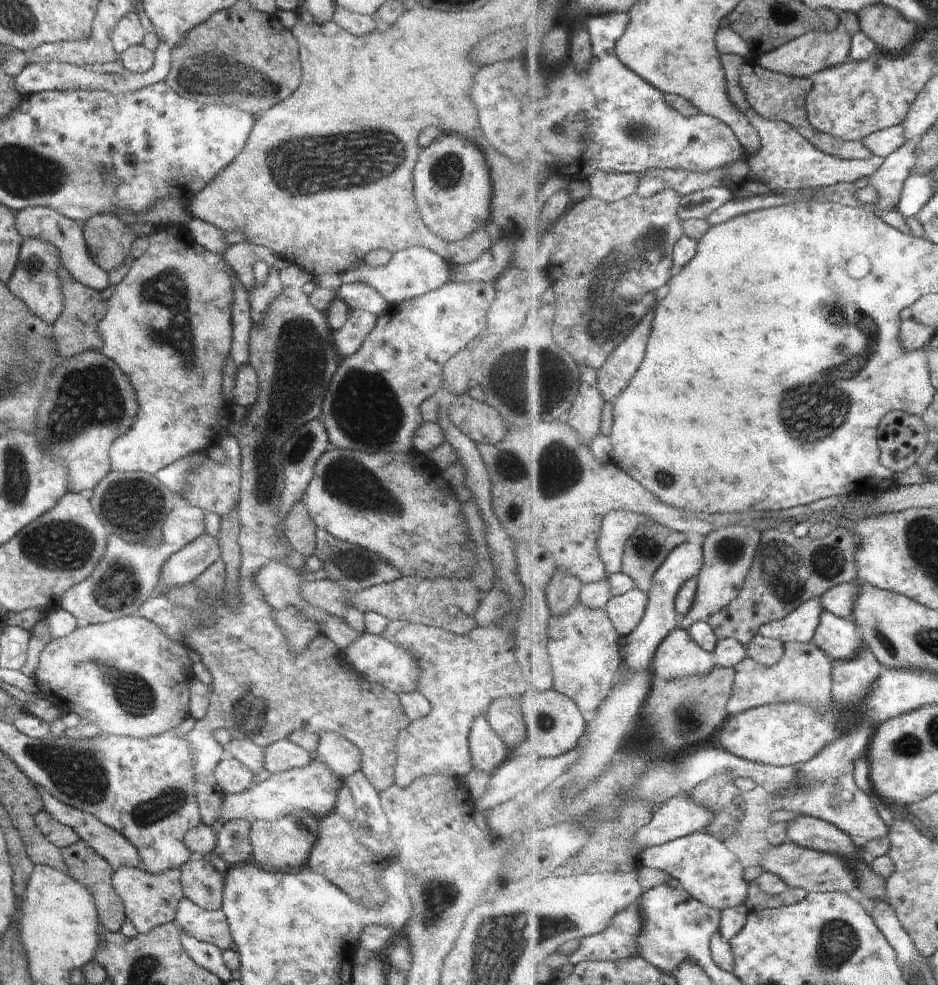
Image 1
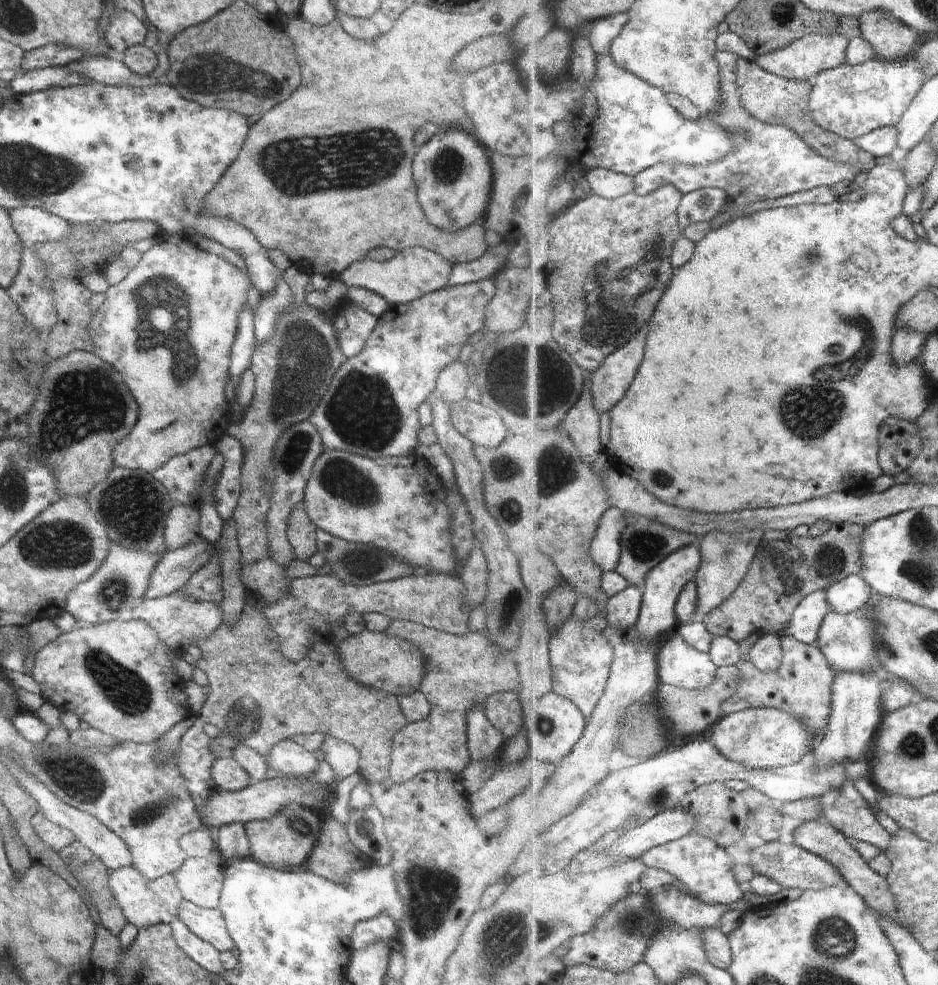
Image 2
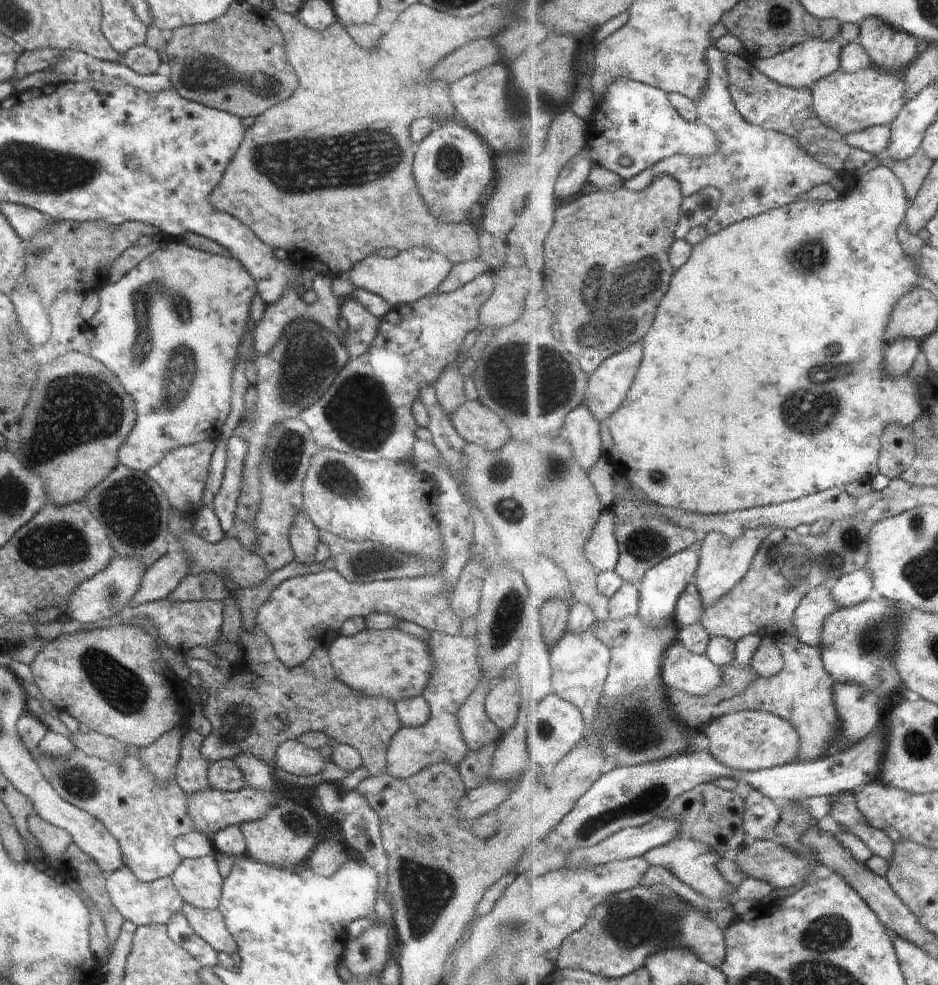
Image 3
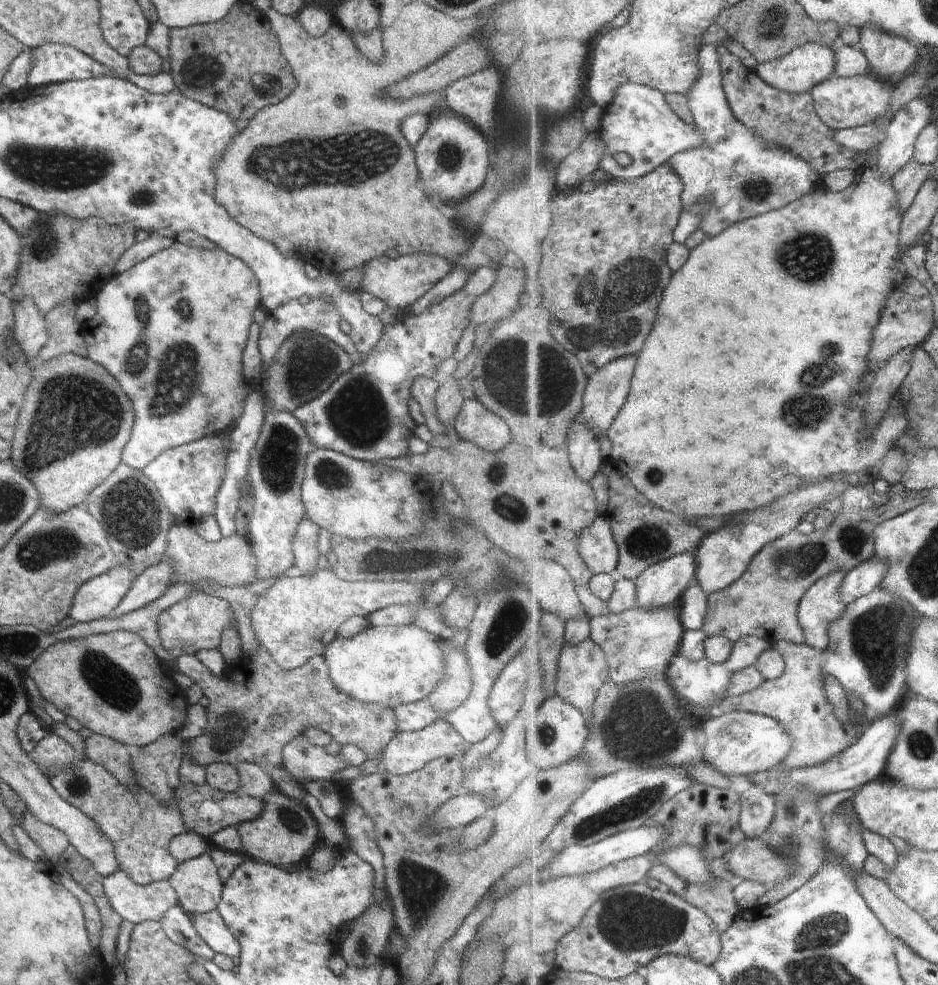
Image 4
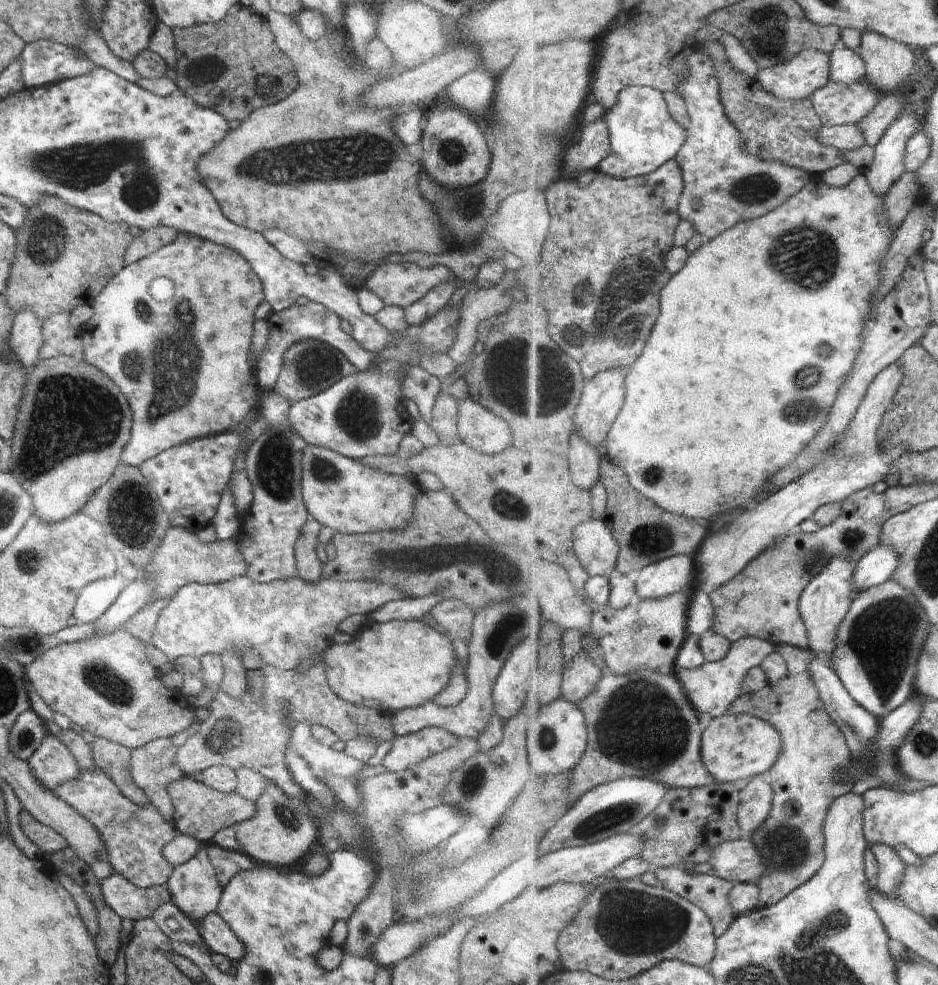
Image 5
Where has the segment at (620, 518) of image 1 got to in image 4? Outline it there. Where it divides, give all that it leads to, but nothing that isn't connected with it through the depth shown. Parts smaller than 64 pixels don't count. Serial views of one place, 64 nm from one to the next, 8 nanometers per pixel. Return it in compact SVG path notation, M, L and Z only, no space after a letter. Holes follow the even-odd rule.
M605 515L582 534L582 556L595 574L617 573L621 557L612 522Z

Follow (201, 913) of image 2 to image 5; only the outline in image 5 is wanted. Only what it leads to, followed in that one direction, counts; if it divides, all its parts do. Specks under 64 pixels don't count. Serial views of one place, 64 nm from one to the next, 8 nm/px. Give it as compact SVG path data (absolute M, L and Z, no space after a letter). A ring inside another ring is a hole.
M217 913L207 915L195 926L211 953L226 956L235 963L245 958L245 946Z

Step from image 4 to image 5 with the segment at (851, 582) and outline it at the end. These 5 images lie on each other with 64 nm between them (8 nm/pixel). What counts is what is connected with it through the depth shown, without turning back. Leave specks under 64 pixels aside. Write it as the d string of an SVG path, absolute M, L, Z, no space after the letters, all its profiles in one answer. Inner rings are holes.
M880 542L856 566L855 579L861 592L885 584L895 576L901 557L893 545Z

